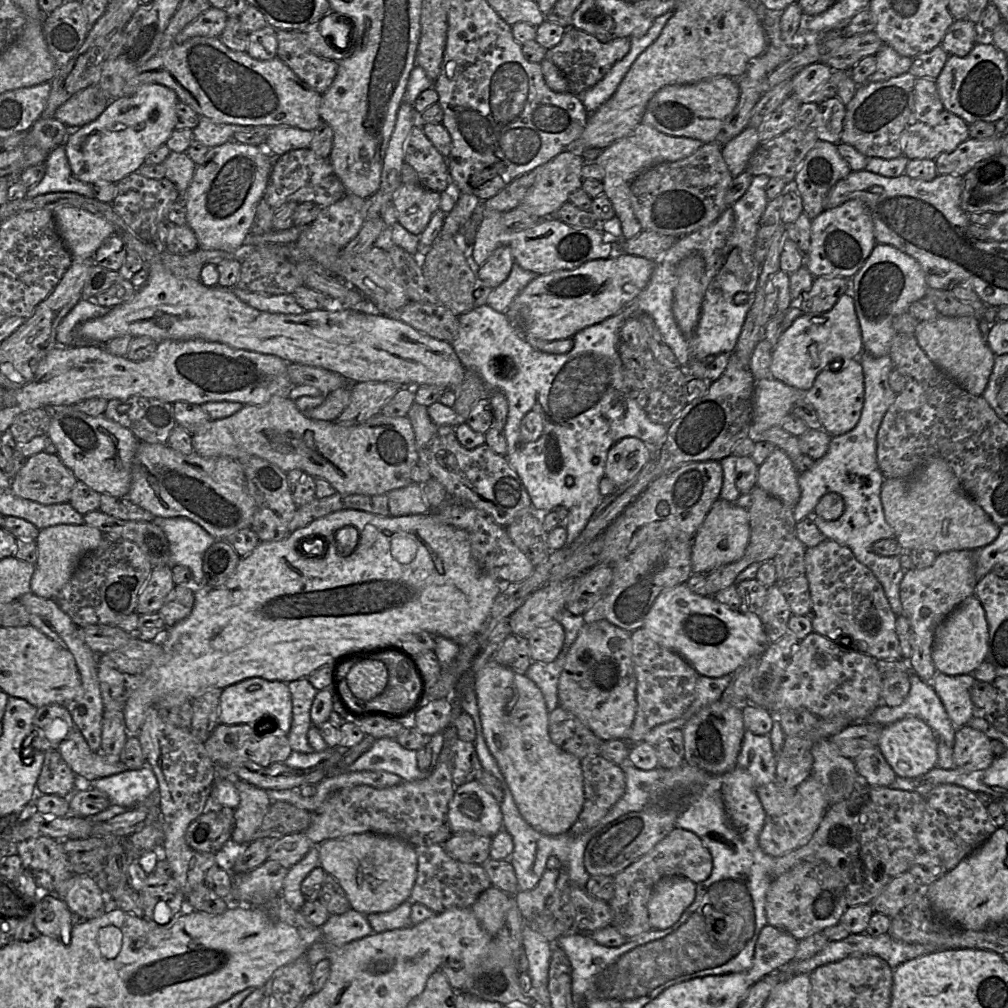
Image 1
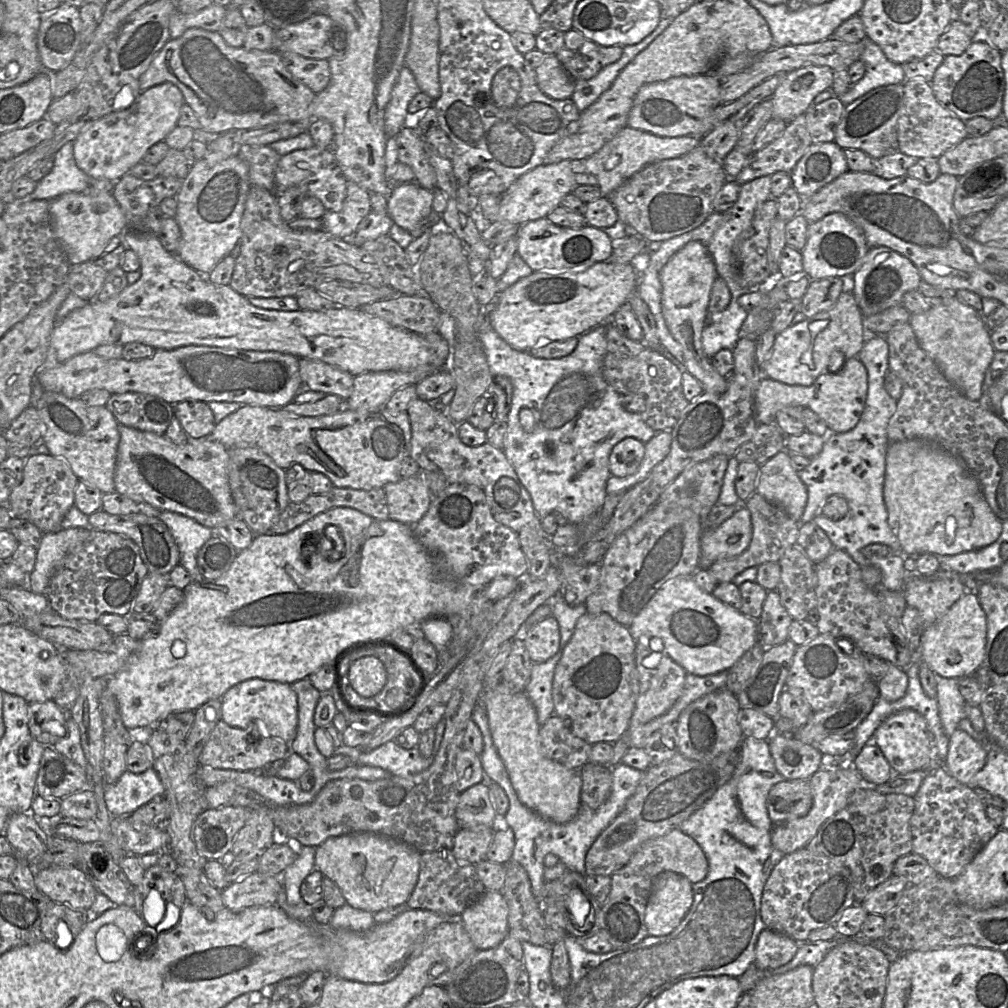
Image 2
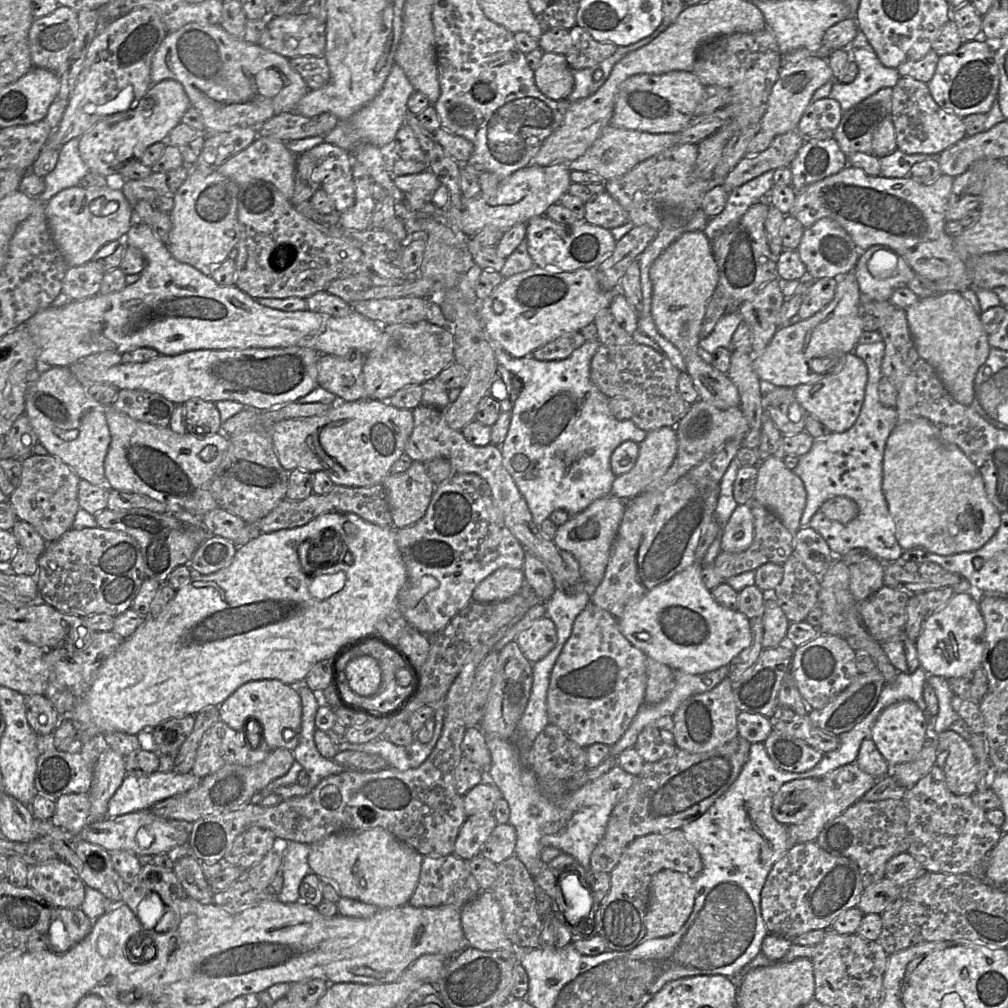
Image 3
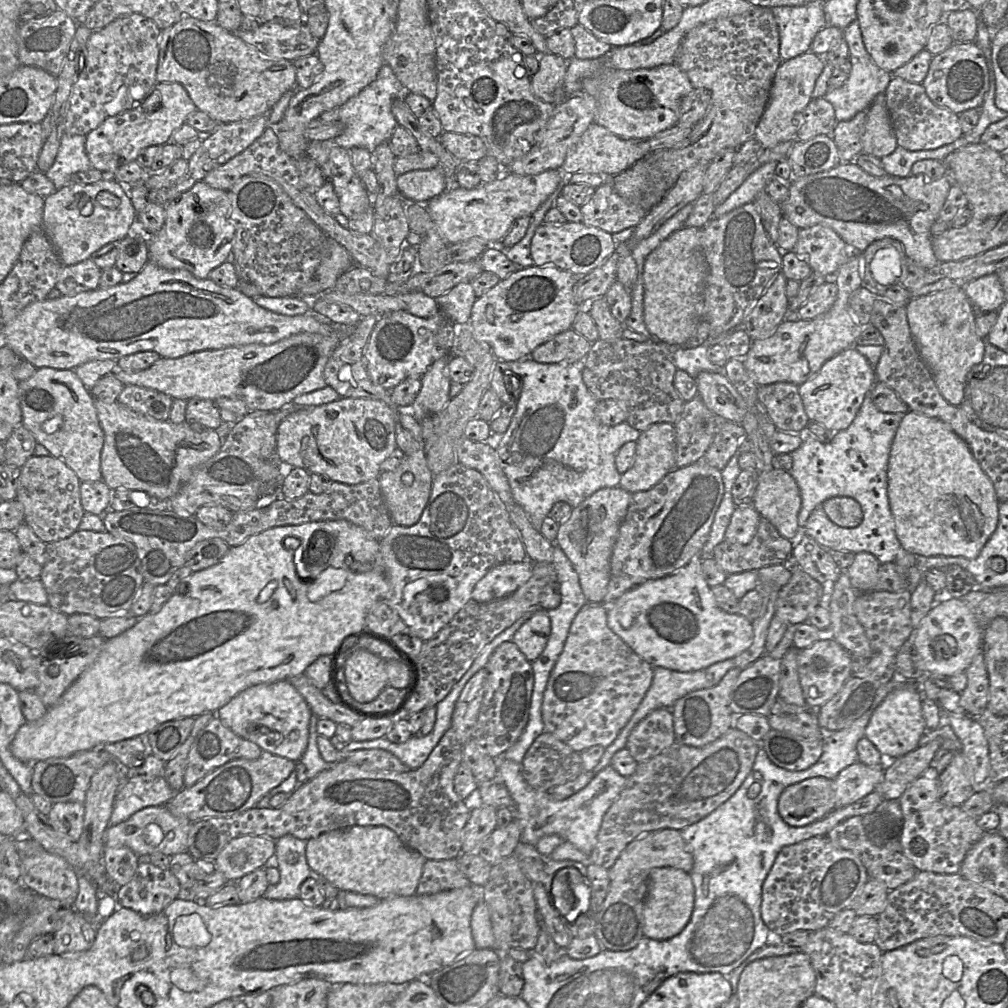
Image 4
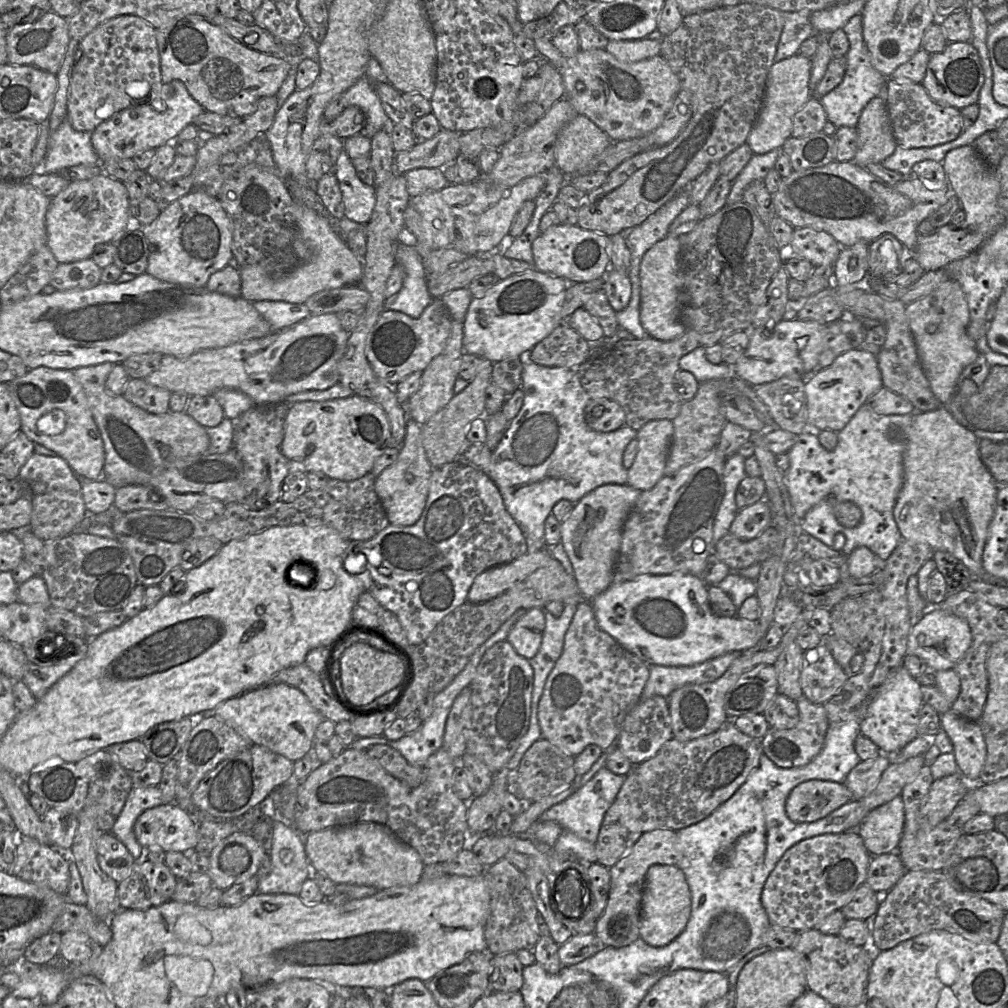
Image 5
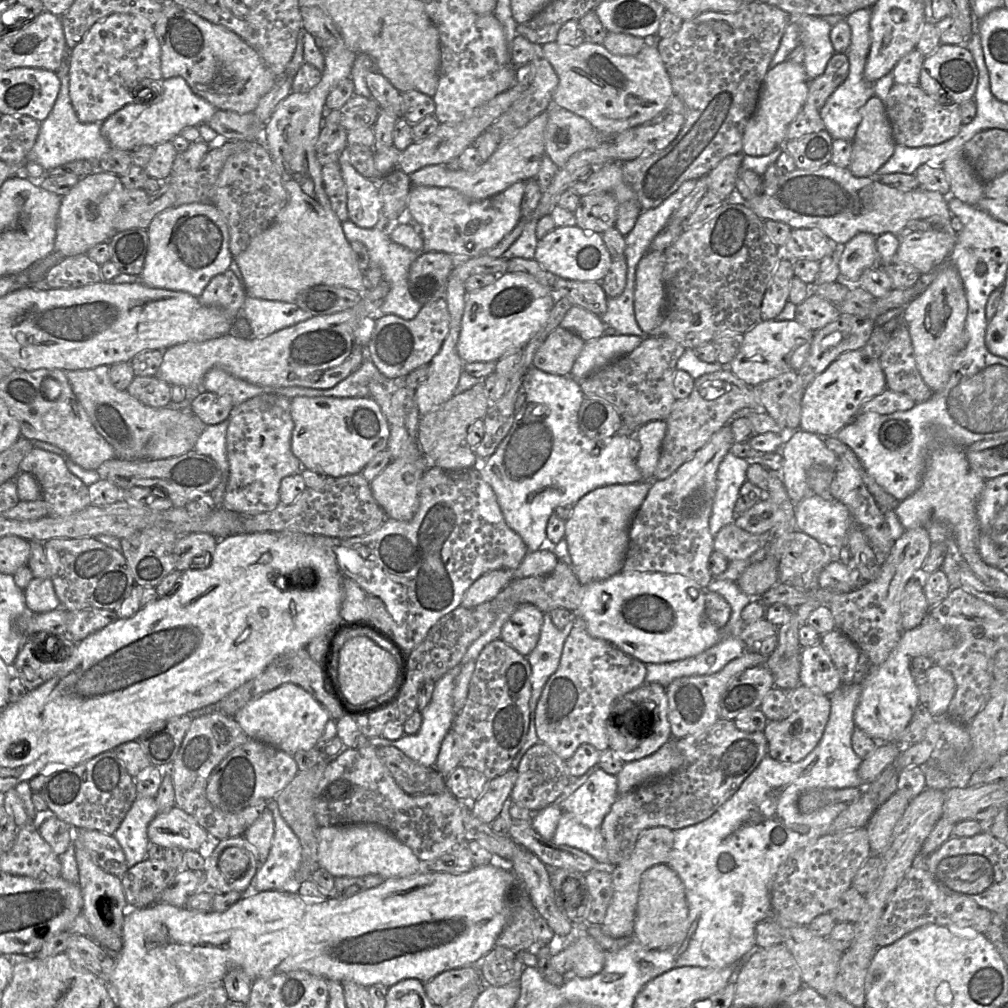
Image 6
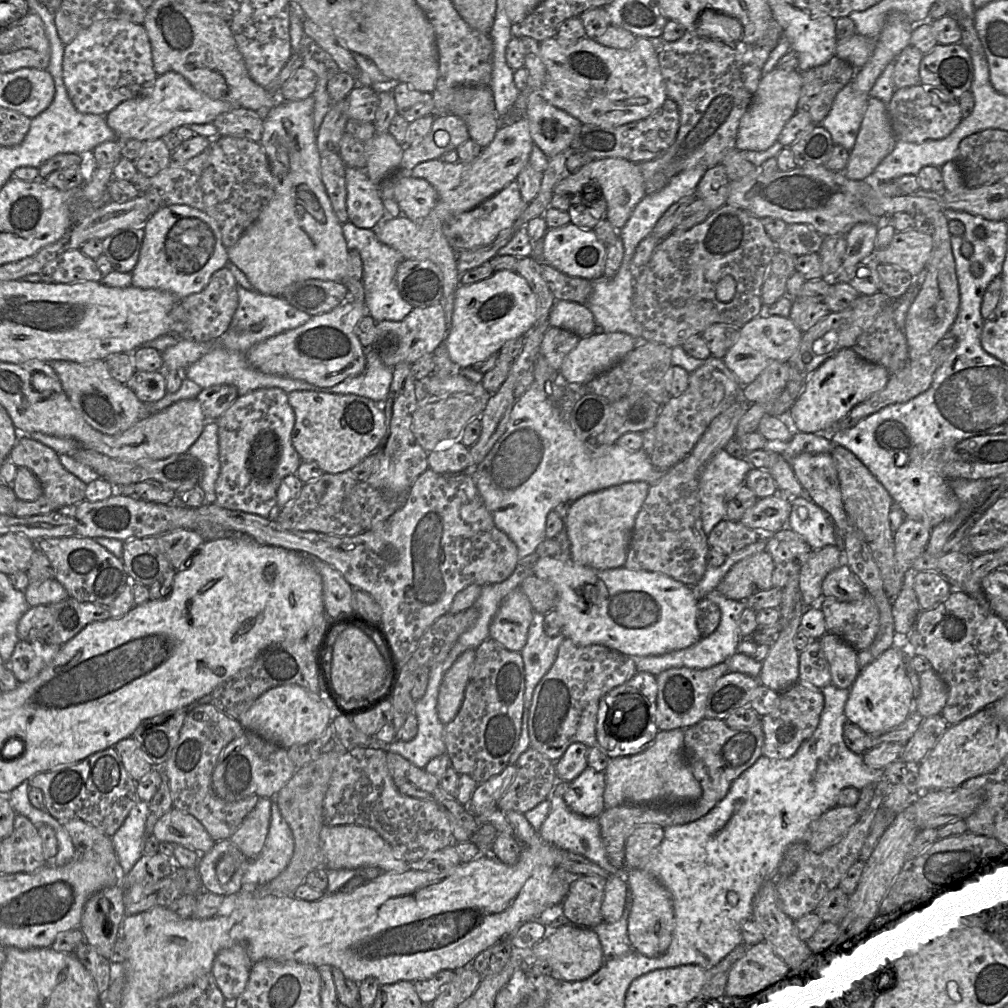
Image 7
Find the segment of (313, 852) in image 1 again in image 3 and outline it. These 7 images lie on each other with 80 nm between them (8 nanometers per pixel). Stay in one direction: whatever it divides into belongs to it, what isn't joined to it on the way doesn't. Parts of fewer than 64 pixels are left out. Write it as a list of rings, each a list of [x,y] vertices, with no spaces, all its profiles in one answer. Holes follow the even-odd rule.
[[[288,841],[281,844],[280,850],[282,852],[283,886],[275,898],[282,903],[295,903],[300,901],[300,884],[311,871],[308,864],[310,845]]]

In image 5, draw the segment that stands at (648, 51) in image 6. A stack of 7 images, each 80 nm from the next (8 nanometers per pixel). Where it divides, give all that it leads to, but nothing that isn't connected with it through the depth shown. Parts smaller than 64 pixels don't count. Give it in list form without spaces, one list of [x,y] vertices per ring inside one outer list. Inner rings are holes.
[[[534,39],[534,44],[540,61],[547,60],[561,75],[564,85],[563,99],[573,106],[578,115],[586,116],[604,131],[611,141],[641,138],[655,130],[661,125],[675,98],[682,90],[679,78],[661,55],[639,62],[625,63],[617,60],[606,49],[580,50],[573,57],[564,57],[551,41]]]

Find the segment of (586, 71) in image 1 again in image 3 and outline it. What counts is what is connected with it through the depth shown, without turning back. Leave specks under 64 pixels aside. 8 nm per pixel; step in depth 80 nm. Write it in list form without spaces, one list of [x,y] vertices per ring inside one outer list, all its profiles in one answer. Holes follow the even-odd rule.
[[[574,26],[569,30],[572,46],[566,54],[569,66],[574,70],[582,70],[593,67],[610,56],[617,47],[613,43],[601,43],[596,41],[586,30]]]

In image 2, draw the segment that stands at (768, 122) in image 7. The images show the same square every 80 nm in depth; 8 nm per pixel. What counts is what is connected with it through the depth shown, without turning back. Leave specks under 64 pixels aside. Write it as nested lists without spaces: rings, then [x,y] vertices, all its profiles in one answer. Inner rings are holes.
[[[805,66],[789,72],[770,98],[773,117],[789,123],[806,113],[813,99],[832,87],[833,77],[828,66]]]

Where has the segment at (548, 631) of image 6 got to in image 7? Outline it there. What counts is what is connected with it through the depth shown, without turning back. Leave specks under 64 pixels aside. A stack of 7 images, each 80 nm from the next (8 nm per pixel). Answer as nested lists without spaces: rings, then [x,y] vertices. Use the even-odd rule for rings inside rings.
[[[534,613],[534,618],[528,630],[527,643],[520,652],[525,672],[524,708],[520,738],[511,755],[509,764],[515,764],[520,755],[530,747],[528,719],[533,692],[554,664],[559,646],[566,638],[563,633],[555,637],[548,636],[544,630],[544,619],[545,614]]]

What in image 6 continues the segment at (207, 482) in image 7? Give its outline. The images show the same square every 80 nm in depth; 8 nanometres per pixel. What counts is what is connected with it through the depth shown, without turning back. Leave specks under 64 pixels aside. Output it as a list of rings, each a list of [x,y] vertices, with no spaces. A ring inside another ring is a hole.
[[[228,419],[219,424],[205,426],[193,448],[197,453],[212,458],[220,467],[225,480],[228,476],[227,428]]]

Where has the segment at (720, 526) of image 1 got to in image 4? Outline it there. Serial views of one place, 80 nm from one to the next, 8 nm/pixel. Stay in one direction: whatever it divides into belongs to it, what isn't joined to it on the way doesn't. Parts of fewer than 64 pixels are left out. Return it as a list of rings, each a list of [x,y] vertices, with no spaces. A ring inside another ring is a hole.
[[[753,505],[736,507],[725,531],[724,539],[731,543],[749,544],[757,532],[760,518],[760,514]]]

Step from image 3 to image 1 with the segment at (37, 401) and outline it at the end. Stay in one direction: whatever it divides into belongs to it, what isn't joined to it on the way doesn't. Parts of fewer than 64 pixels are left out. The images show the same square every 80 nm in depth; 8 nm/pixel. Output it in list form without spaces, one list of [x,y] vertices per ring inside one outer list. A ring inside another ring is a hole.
[[[47,406],[51,421],[47,436],[55,445],[57,455],[63,464],[73,471],[78,481],[84,482],[99,494],[109,494],[113,497],[125,497],[130,491],[132,466],[141,441],[127,428],[114,422],[105,415],[93,417],[77,411],[71,406]]]

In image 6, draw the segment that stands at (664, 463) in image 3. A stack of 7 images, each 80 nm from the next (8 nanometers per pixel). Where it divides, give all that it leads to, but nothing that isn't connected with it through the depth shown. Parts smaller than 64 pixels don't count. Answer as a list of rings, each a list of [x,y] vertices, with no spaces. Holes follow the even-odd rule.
[[[655,420],[643,425],[636,432],[640,443],[636,466],[642,474],[642,481],[652,482],[655,480],[655,471],[666,431],[667,424],[665,420]]]

